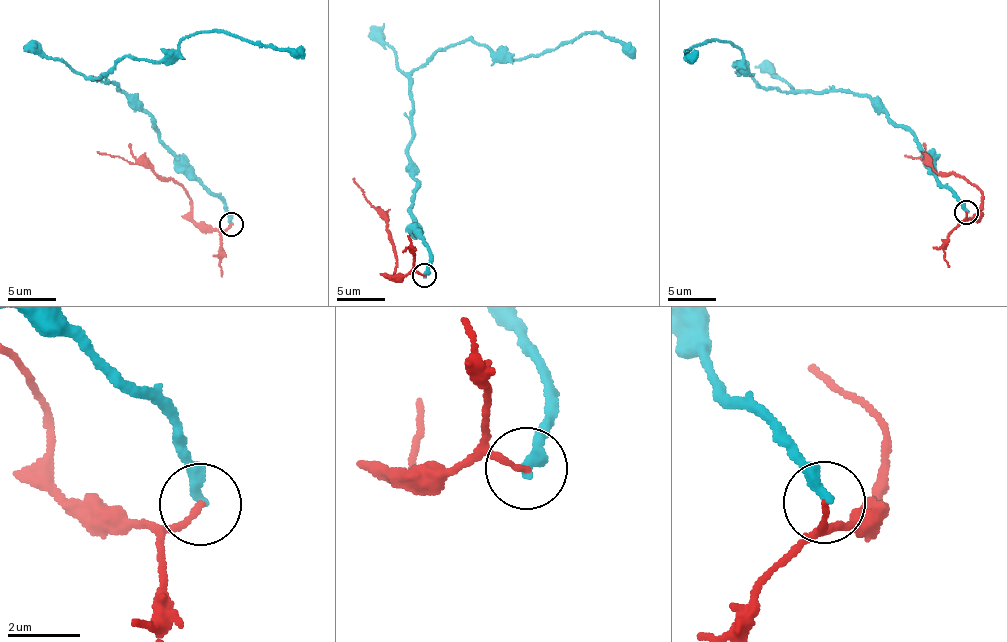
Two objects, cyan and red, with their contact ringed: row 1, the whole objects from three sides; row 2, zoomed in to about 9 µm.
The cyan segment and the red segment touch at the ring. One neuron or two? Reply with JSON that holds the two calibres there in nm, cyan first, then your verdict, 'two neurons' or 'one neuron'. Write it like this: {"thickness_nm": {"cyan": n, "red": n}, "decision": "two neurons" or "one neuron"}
{"thickness_nm": {"cyan": 300, "red": 170}, "decision": "two neurons"}

